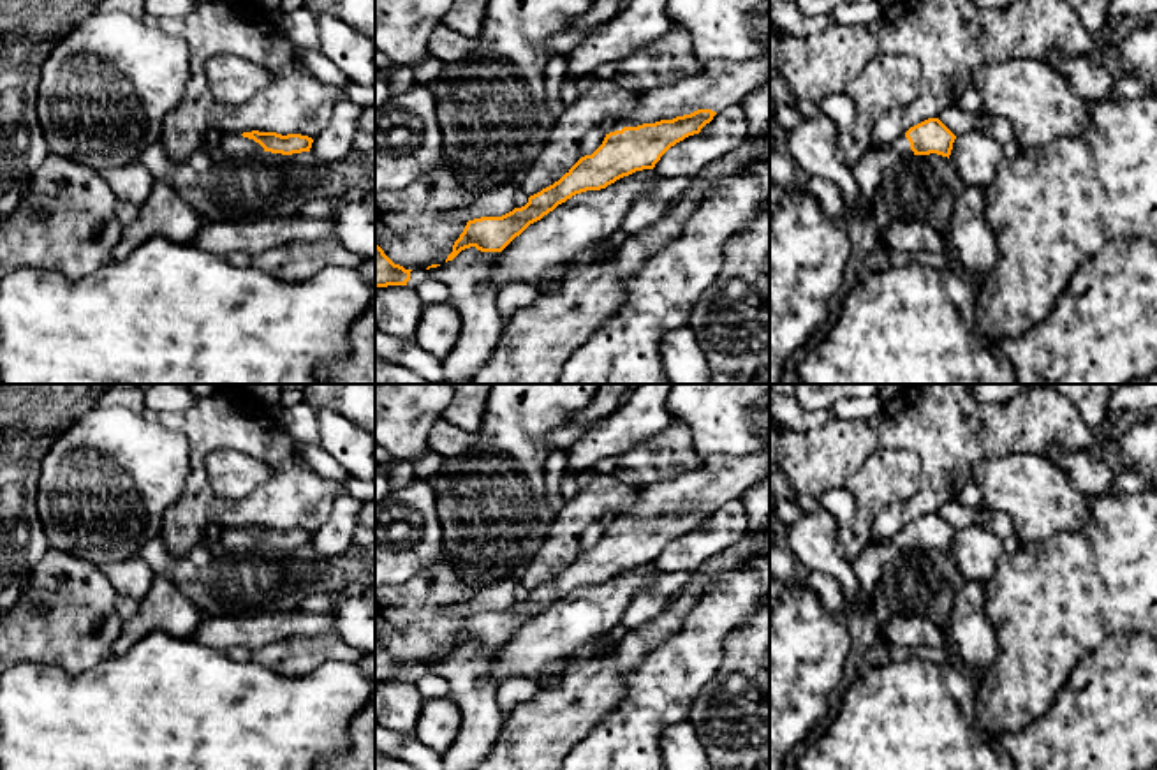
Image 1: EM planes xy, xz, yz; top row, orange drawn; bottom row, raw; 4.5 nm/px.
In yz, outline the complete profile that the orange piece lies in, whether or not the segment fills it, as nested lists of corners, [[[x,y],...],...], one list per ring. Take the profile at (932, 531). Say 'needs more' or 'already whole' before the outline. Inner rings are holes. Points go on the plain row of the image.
needs more | [[[928,513],[891,536],[884,546],[895,546],[898,552],[937,548],[949,553],[954,534],[939,513]]]

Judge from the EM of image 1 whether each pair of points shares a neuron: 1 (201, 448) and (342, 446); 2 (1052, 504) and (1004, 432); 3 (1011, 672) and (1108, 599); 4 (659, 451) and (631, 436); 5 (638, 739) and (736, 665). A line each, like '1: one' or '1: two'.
1: two
2: two
3: one
4: two
5: two

